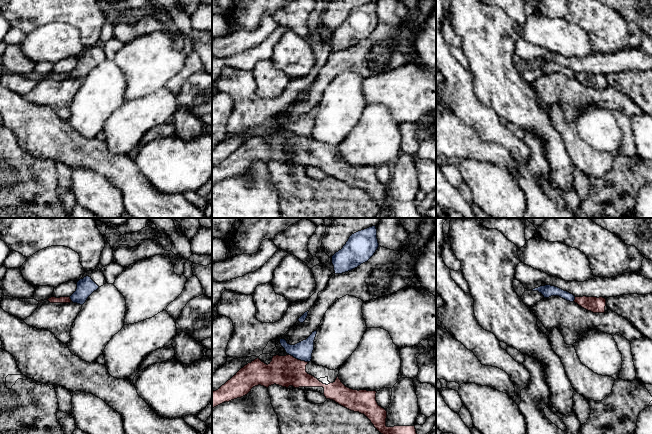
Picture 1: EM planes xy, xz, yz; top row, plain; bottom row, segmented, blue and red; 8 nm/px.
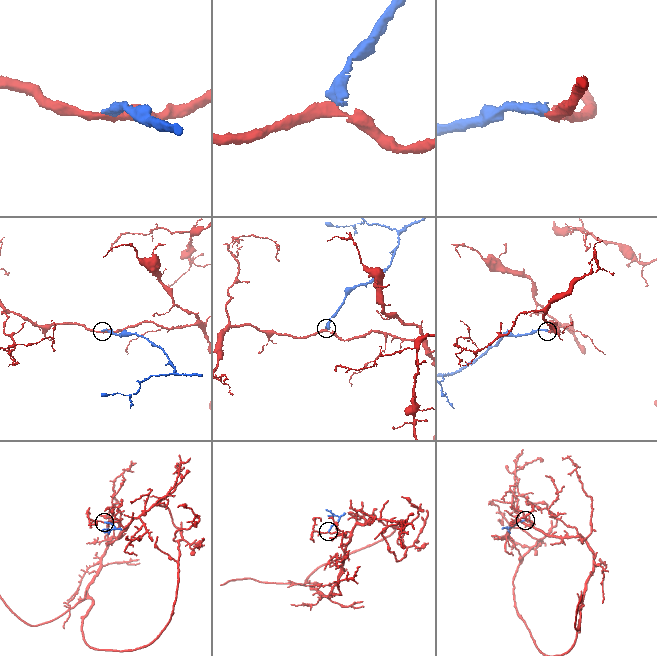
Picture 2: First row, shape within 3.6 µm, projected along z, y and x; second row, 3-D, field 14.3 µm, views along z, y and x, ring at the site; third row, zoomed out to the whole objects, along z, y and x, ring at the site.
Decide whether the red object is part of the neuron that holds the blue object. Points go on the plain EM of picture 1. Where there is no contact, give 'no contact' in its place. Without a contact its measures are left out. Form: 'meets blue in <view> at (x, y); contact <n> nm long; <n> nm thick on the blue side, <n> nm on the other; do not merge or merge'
meets blue in xz at (298, 135); contact 170 nm long; 150 nm thick on the blue side, 240 nm on the other; do not merge

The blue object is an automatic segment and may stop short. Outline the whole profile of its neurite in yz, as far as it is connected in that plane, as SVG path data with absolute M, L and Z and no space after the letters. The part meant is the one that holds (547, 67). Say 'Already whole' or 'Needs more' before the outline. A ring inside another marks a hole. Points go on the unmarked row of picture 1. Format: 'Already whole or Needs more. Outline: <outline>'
Already whole. Outline: M551 61L540 62L533 65L532 67L538 67L544 72L544 74L559 72L570 78L573 78L575 76L575 72L573 70Z

